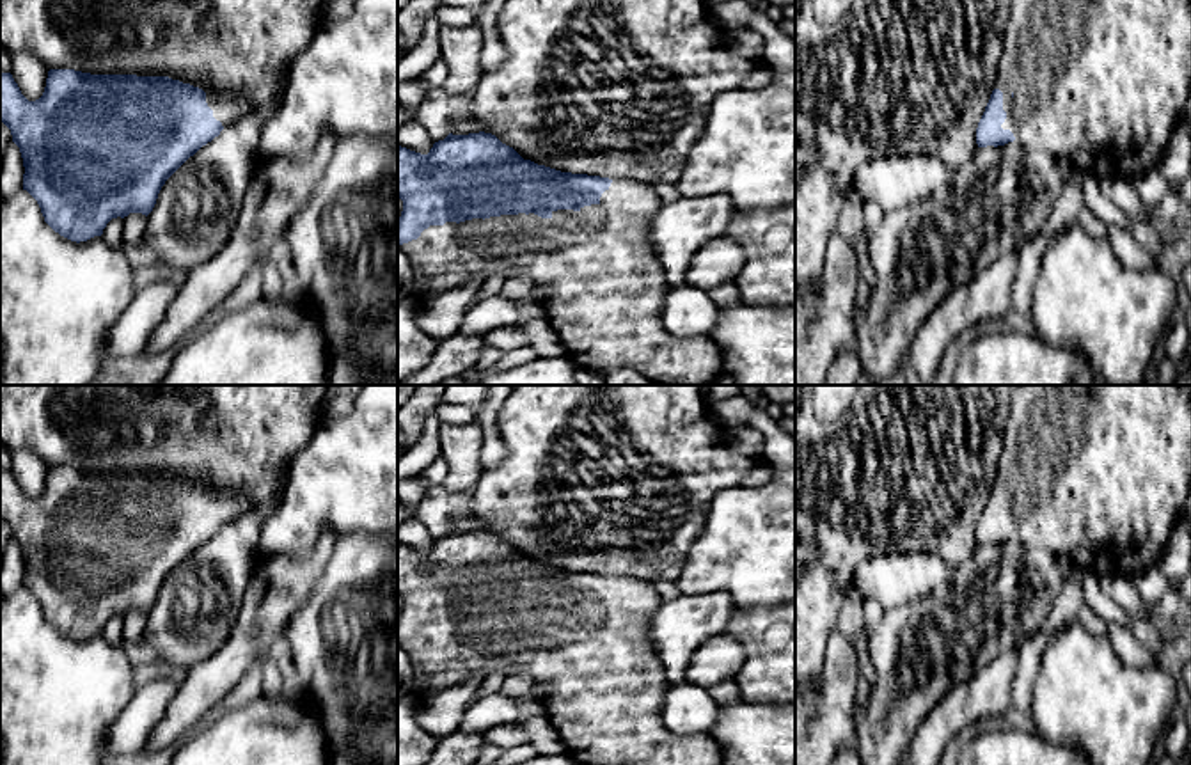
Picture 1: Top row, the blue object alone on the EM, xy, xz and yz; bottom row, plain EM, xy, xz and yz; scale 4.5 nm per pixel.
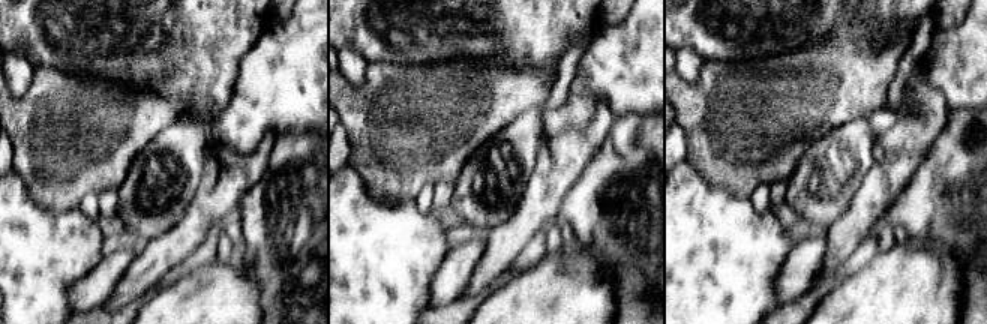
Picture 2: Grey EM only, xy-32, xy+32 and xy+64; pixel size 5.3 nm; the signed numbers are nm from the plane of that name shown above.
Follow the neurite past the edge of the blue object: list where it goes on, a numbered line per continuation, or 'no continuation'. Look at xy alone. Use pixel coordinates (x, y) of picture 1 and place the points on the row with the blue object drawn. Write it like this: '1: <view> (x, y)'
1: xy (229, 109)

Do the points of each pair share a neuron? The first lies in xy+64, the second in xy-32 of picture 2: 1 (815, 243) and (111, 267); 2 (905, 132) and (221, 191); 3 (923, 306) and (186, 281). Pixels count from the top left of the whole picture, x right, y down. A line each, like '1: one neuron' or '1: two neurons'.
1: one neuron
2: one neuron
3: one neuron

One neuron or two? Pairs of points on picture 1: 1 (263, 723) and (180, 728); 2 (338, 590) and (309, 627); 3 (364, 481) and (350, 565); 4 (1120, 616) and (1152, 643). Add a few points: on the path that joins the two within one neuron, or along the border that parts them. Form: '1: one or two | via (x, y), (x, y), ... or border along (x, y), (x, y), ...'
1: two | border along (203, 723), (180, 744)
2: one | via (338, 599), (318, 618)
3: two | border along (378, 531), (354, 531), (338, 536)
4: one | via (1127, 622), (1145, 636)

